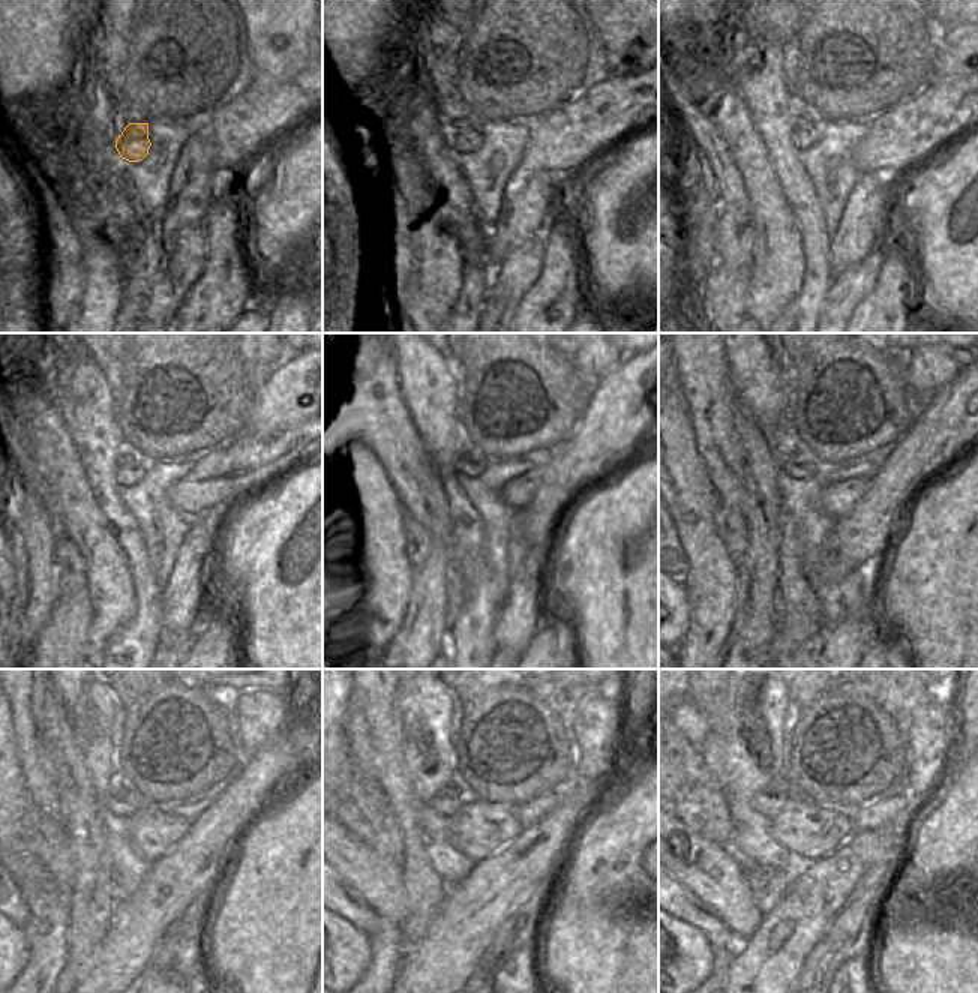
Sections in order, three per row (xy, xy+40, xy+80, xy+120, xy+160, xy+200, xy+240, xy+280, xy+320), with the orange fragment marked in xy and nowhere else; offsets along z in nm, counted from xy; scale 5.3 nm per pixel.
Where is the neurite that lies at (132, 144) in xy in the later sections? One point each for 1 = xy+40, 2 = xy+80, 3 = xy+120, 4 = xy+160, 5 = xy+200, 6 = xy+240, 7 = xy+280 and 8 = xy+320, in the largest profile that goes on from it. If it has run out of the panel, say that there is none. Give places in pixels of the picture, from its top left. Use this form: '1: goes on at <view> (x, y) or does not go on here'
1: goes on at xy+40 (468, 141)
2: goes on at xy+80 (803, 137)
3: goes on at xy+120 (126, 473)
4: goes on at xy+160 (462, 468)
5: goes on at xy+200 (797, 470)
6: goes on at xy+240 (125, 807)
7: goes on at xy+280 (444, 801)
8: goes on at xy+320 (771, 798)

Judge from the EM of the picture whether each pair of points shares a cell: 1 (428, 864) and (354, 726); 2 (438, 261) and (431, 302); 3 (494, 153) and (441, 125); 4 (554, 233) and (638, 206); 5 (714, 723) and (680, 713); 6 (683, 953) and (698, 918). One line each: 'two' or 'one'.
1: two
2: one
3: two
4: two
5: two
6: two

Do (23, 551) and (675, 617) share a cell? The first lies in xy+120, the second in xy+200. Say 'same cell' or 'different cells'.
different cells

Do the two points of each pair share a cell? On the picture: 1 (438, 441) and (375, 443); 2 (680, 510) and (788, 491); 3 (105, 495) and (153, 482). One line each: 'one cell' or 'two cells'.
1: two cells
2: one cell
3: two cells

